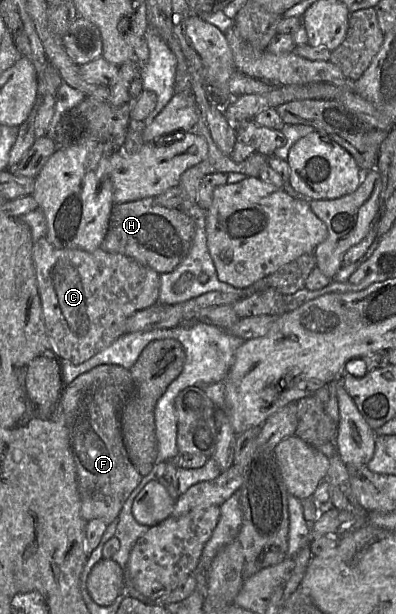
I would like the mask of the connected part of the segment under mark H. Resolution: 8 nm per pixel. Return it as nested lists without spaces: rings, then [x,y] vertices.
[[[154,197],[114,204],[102,248],[128,256],[159,274],[172,272],[186,257],[195,233],[193,218],[180,209],[159,205]]]

